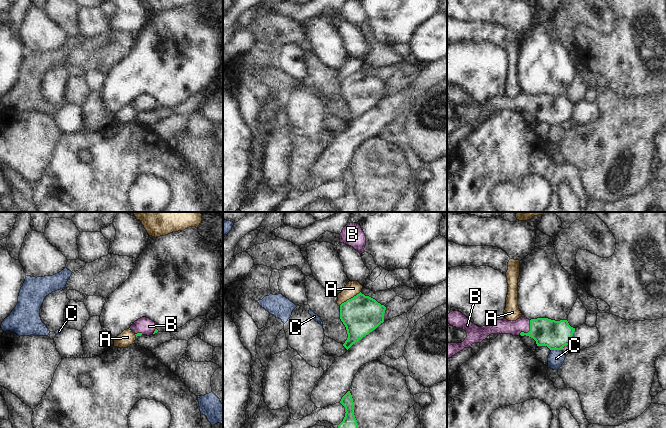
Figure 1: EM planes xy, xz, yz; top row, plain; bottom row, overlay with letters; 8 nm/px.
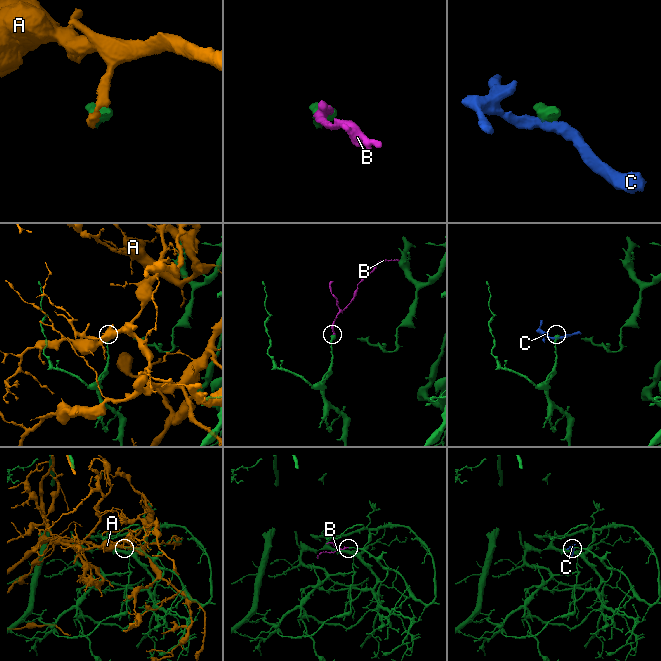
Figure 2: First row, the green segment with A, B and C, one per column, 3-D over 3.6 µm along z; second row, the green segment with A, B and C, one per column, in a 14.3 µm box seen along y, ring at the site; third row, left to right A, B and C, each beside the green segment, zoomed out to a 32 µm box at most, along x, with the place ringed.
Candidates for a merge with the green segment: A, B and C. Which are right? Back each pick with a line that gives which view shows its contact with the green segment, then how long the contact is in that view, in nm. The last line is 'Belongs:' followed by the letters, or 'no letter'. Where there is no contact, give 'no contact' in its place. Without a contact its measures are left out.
B: meets green in yz; contact 150 nm long
Belongs: B

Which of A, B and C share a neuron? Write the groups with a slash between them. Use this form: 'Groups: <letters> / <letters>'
Groups: A / B / C

